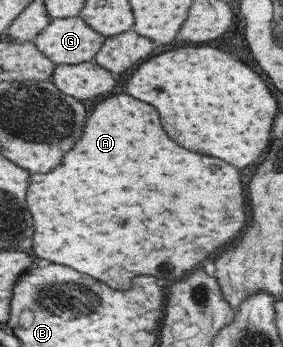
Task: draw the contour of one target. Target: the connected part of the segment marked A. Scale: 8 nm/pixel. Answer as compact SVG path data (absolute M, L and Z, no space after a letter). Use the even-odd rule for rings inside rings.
M108 94L94 105L86 118L82 138L68 150L68 154L64 154L60 166L48 174L30 176L26 204L34 220L32 250L36 256L54 264L70 266L82 274L90 274L116 290L128 288L130 280L140 274L166 278L172 282L182 278L186 272L164 272L160 268L194 268L208 256L180 254L218 254L218 248L232 244L246 224L246 194L240 172L220 158L202 156L176 146L176 142L172 142L162 130L156 108L128 94ZM166 230L172 230L172 238L190 238L190 242L166 240L170 238Z

